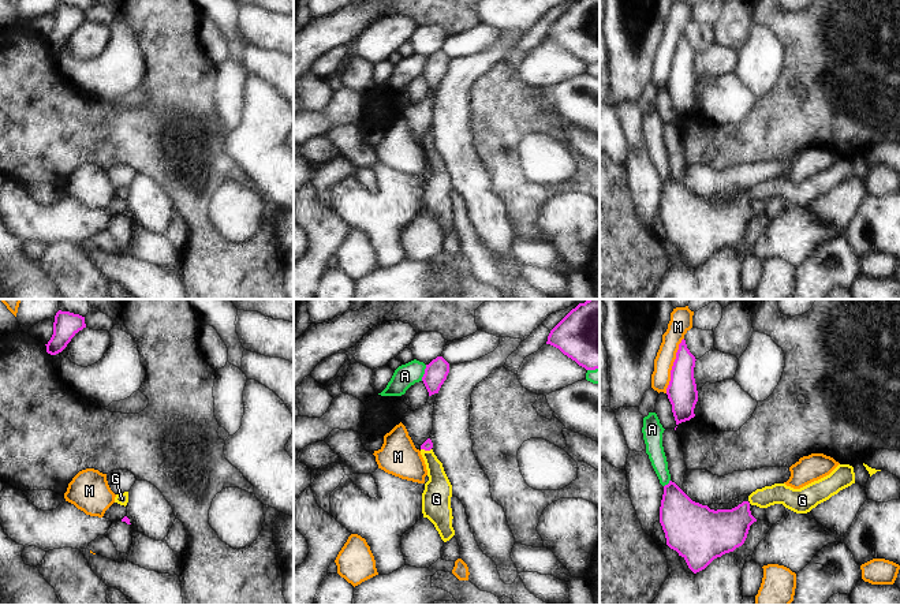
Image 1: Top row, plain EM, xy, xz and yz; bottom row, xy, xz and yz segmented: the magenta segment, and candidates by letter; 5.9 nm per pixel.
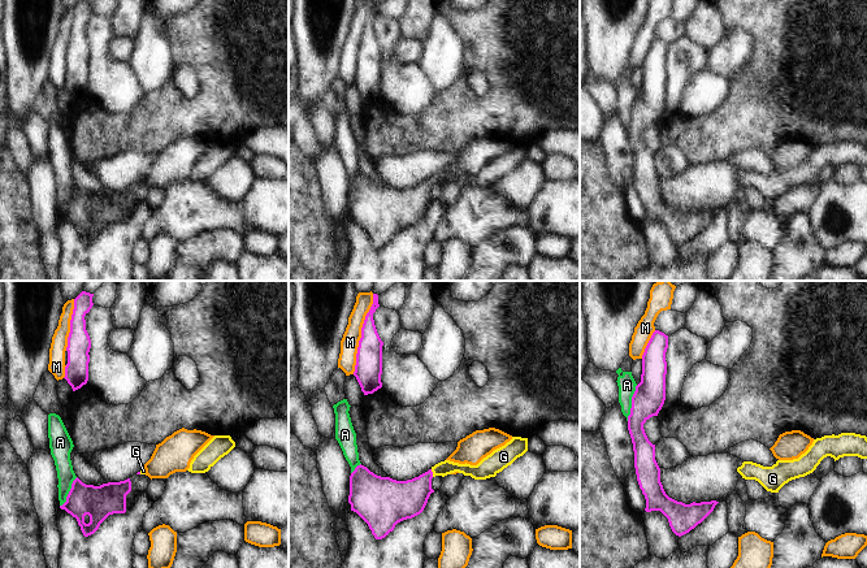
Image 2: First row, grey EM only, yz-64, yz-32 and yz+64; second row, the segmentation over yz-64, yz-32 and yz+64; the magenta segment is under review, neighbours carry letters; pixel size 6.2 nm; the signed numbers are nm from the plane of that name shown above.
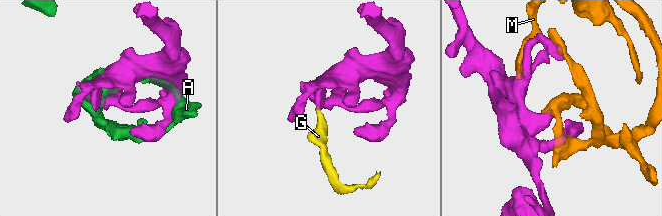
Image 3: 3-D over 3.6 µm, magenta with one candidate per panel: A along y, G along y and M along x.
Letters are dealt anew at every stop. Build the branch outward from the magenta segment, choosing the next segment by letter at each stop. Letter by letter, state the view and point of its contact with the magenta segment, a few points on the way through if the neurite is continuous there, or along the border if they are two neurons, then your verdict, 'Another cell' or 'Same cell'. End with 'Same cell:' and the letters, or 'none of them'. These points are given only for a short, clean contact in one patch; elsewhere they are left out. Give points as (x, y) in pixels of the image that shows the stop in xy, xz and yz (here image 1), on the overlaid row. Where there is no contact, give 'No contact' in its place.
A: Touches magenta at xz (425, 373). Another cell
G: Touches magenta at xz (426, 449). Path across: xz (428, 444), (426, 449), (437, 475), (437, 490). Same cell
M: Touches magenta at yz (673, 365). Another cell
Same cell: G.

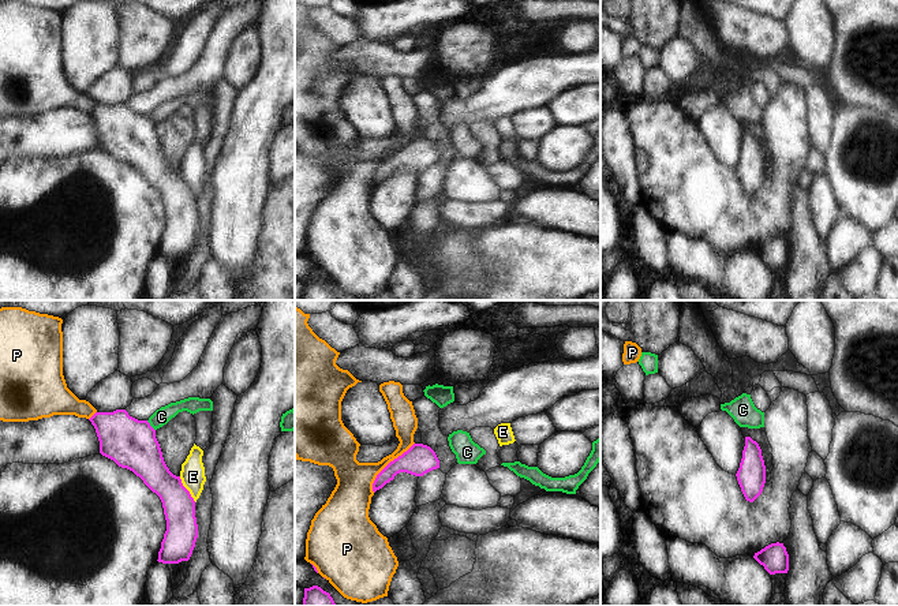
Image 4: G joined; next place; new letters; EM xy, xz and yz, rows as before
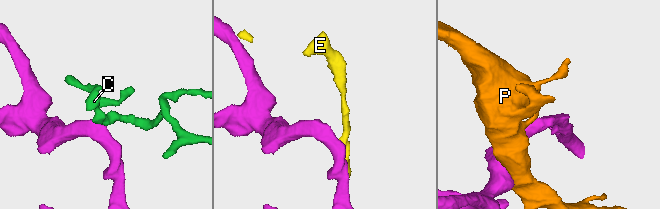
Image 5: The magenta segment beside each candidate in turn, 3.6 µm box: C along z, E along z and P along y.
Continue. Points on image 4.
C: Touches magenta at xy (150, 426). Boundary: xy (146, 421), (154, 430). Another cell
E: Touches magenta at xy (186, 489). Another cell
P: Touches magenta at xz (386, 466). Another cell
Same cell: none of them.

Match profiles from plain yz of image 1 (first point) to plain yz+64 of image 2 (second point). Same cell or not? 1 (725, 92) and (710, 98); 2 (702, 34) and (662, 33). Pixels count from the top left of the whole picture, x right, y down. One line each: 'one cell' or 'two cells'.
1: one cell
2: one cell

